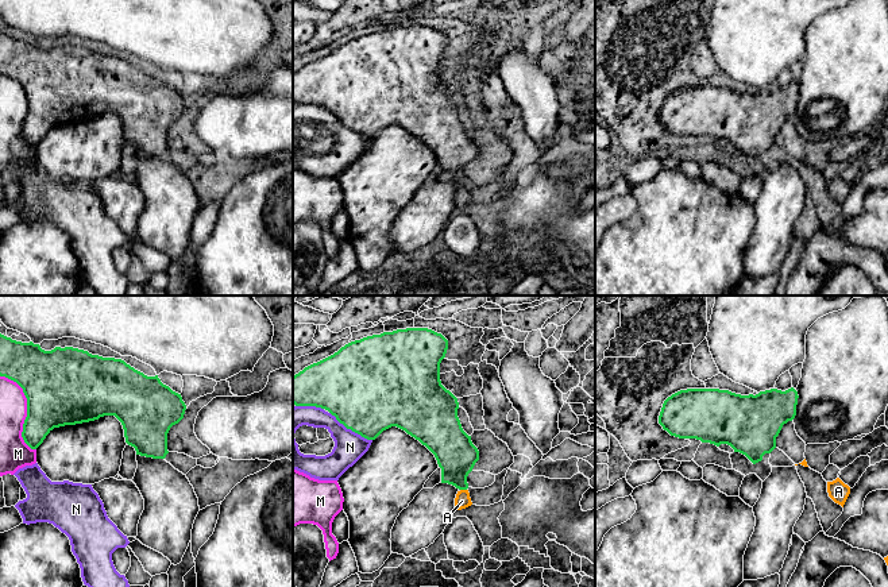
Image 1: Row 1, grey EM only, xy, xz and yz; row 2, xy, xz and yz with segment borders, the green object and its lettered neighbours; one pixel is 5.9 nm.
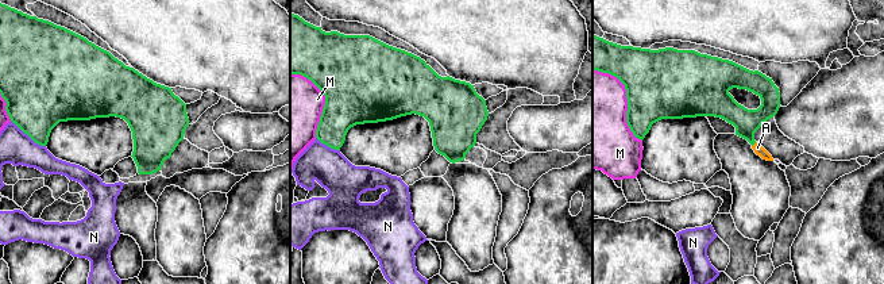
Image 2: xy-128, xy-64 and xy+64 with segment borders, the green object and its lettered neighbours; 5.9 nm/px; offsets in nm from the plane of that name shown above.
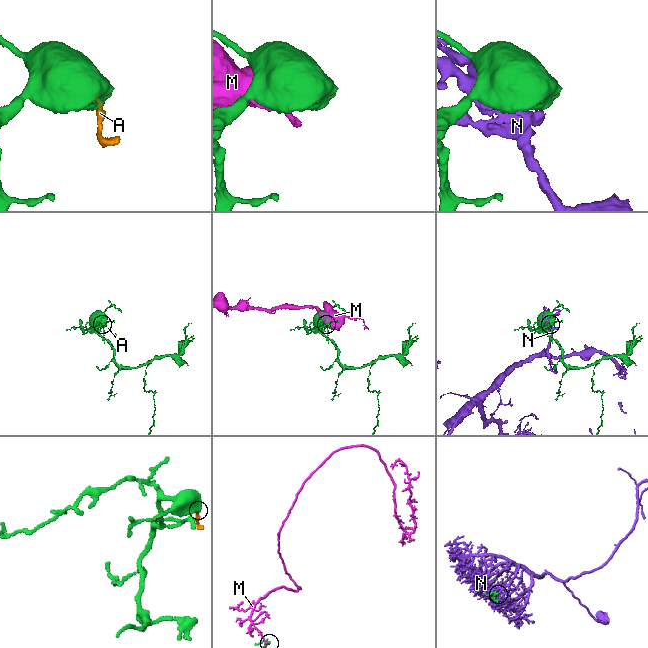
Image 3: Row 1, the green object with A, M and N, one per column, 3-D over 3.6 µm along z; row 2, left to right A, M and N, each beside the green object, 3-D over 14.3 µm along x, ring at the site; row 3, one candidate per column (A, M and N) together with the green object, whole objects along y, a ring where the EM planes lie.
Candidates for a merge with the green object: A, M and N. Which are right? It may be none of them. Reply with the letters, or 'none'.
A

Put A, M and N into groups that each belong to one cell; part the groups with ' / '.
A / M / N

